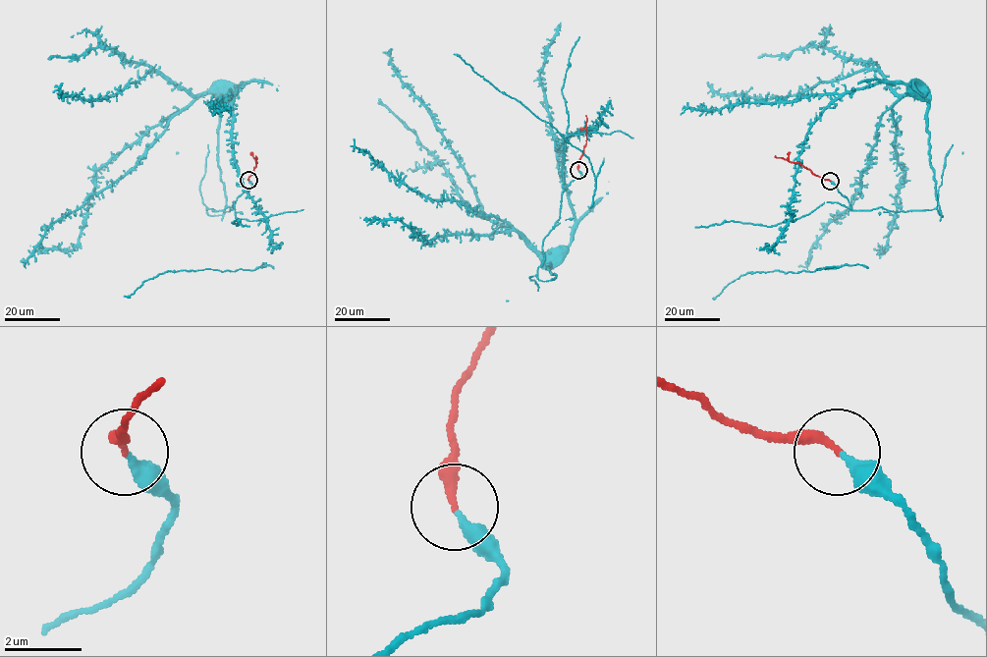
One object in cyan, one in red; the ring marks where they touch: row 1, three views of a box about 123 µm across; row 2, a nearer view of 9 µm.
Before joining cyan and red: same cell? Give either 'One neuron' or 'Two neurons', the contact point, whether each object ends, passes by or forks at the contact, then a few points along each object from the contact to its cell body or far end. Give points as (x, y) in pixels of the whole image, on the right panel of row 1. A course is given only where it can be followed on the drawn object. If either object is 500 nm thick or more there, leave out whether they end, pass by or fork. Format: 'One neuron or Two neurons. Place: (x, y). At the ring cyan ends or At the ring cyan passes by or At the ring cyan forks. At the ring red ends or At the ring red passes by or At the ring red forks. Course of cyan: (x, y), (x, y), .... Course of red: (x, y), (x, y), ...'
One neuron. Place: (830, 181). At the ring cyan ends. At the ring red ends. Course of cyan: (830, 181), (852, 210), (934, 208), (942, 216), (931, 165), (927, 102), (914, 91), (914, 82). Course of red: (830, 181), (798, 163), (775, 156)

